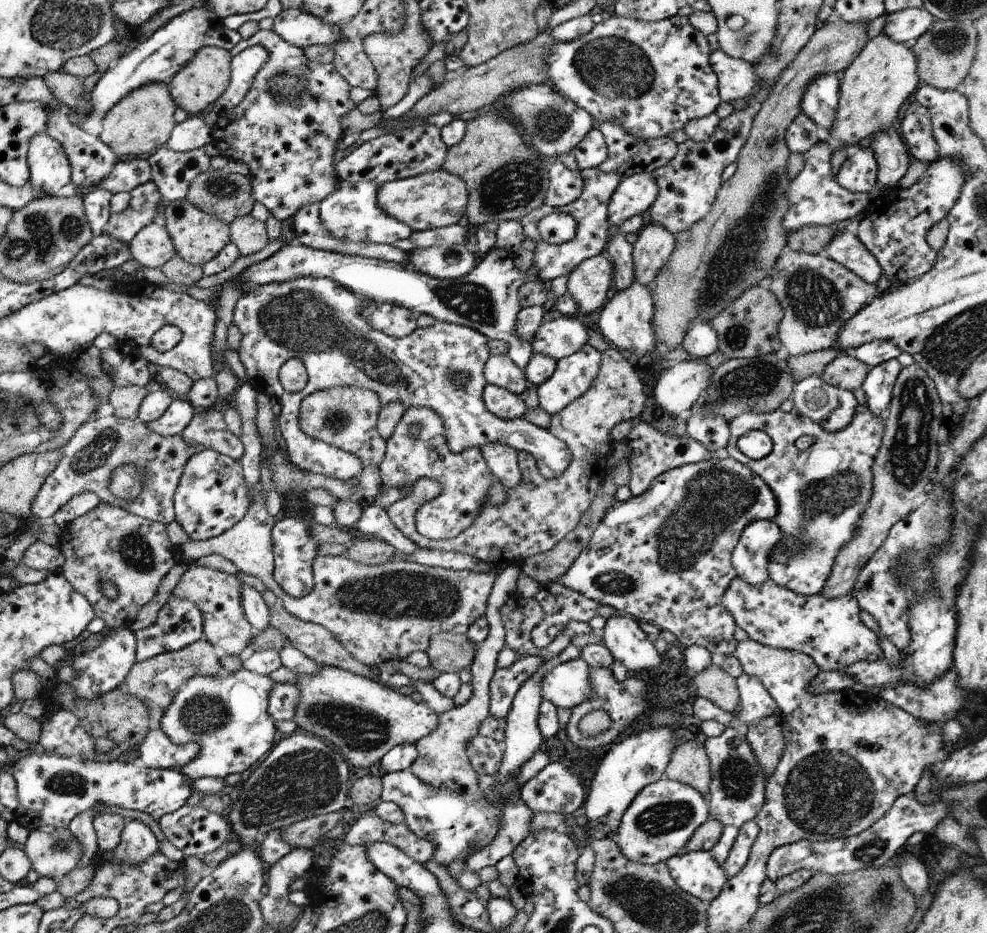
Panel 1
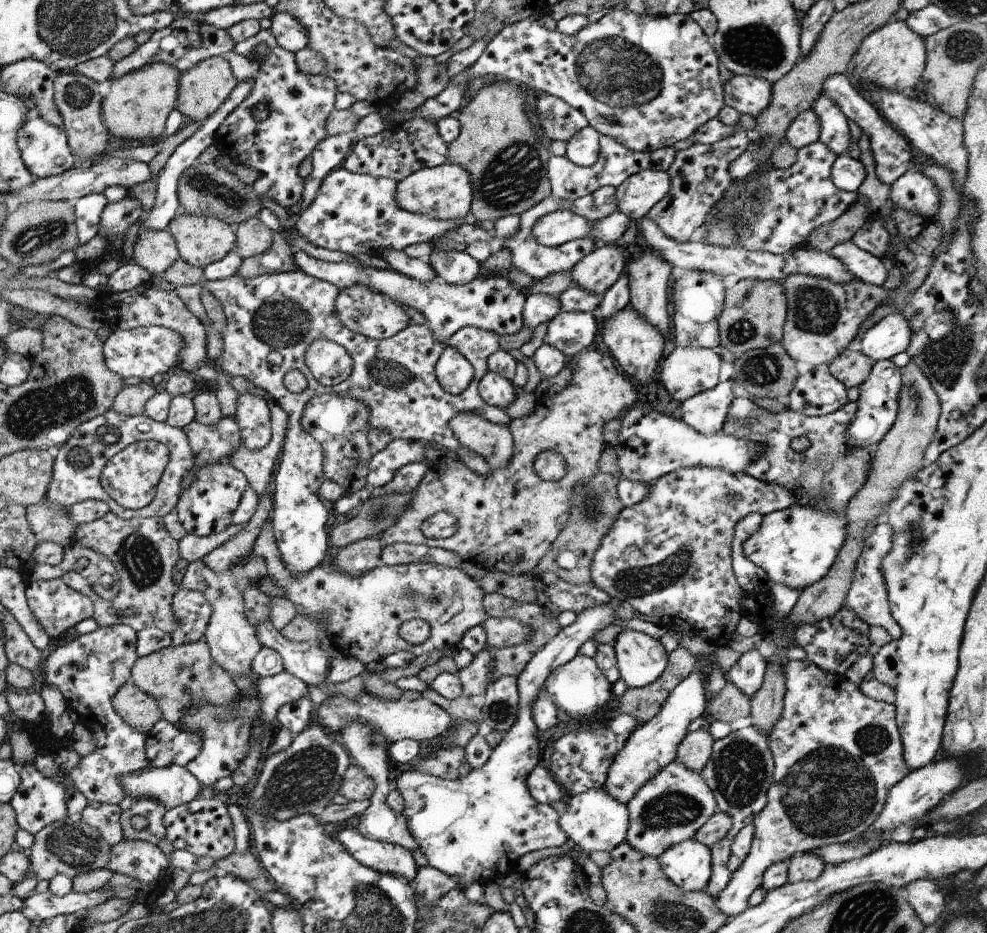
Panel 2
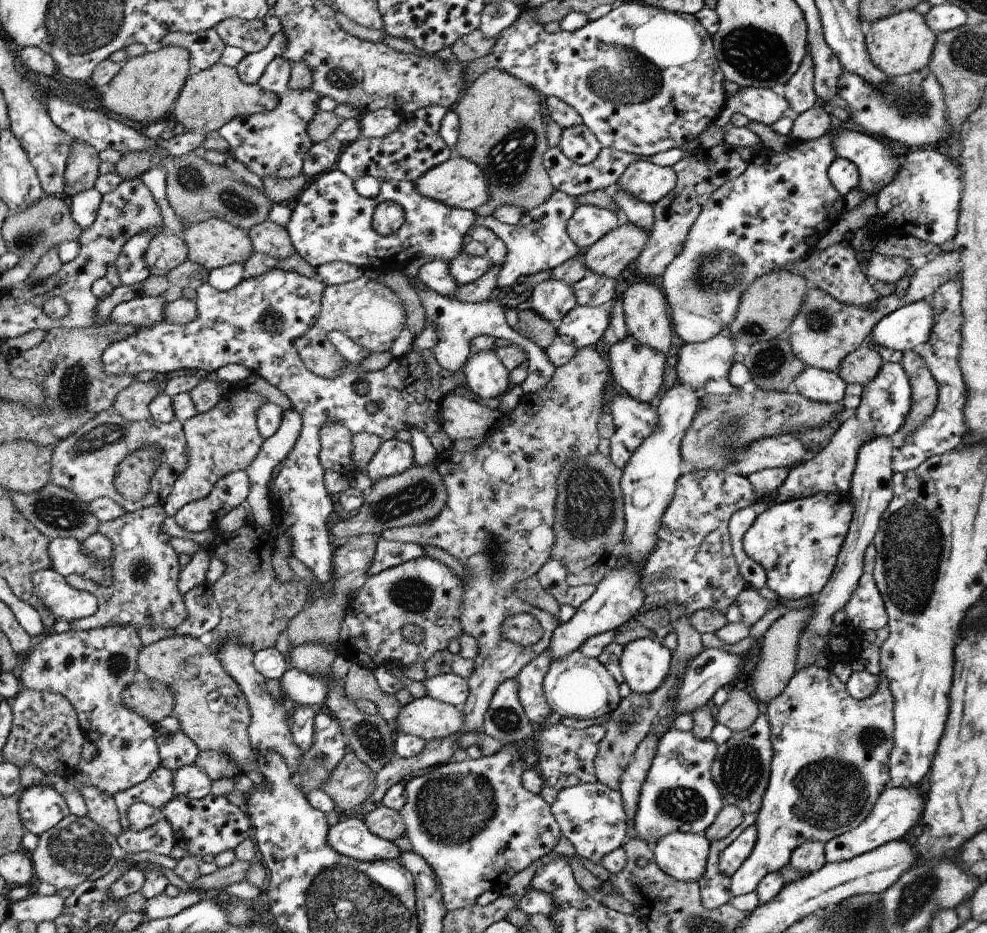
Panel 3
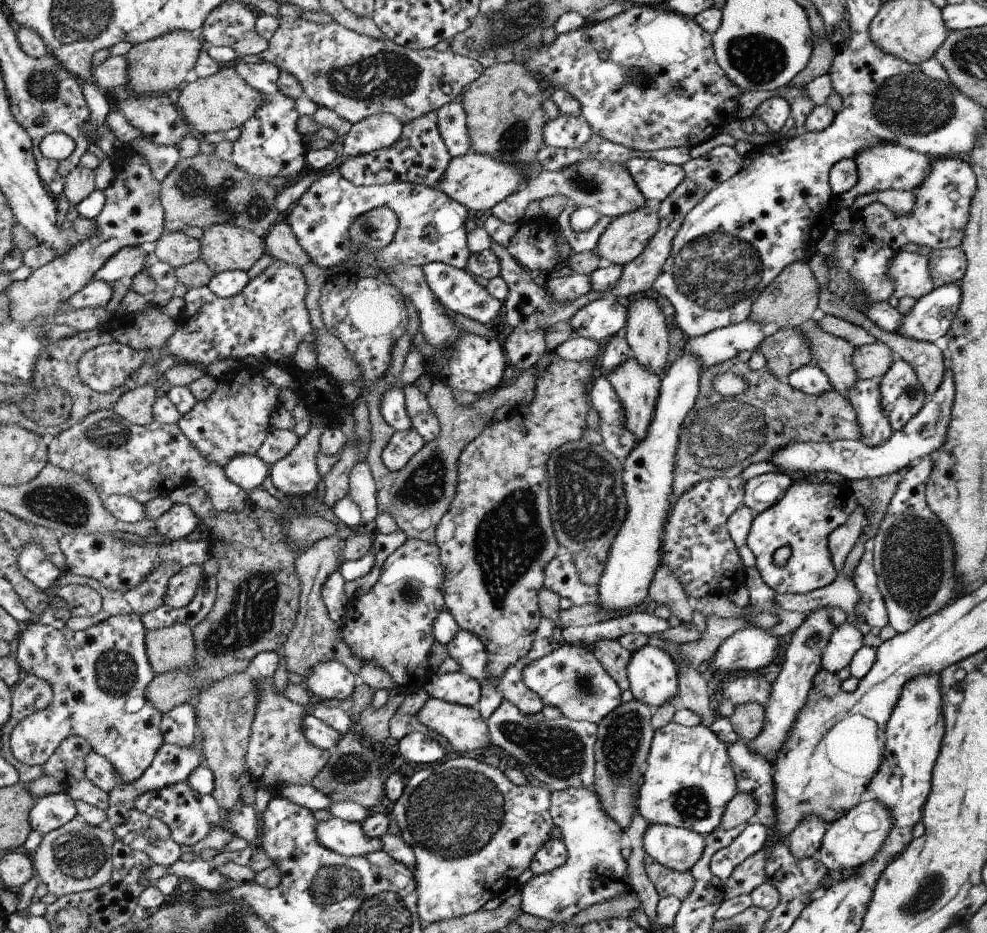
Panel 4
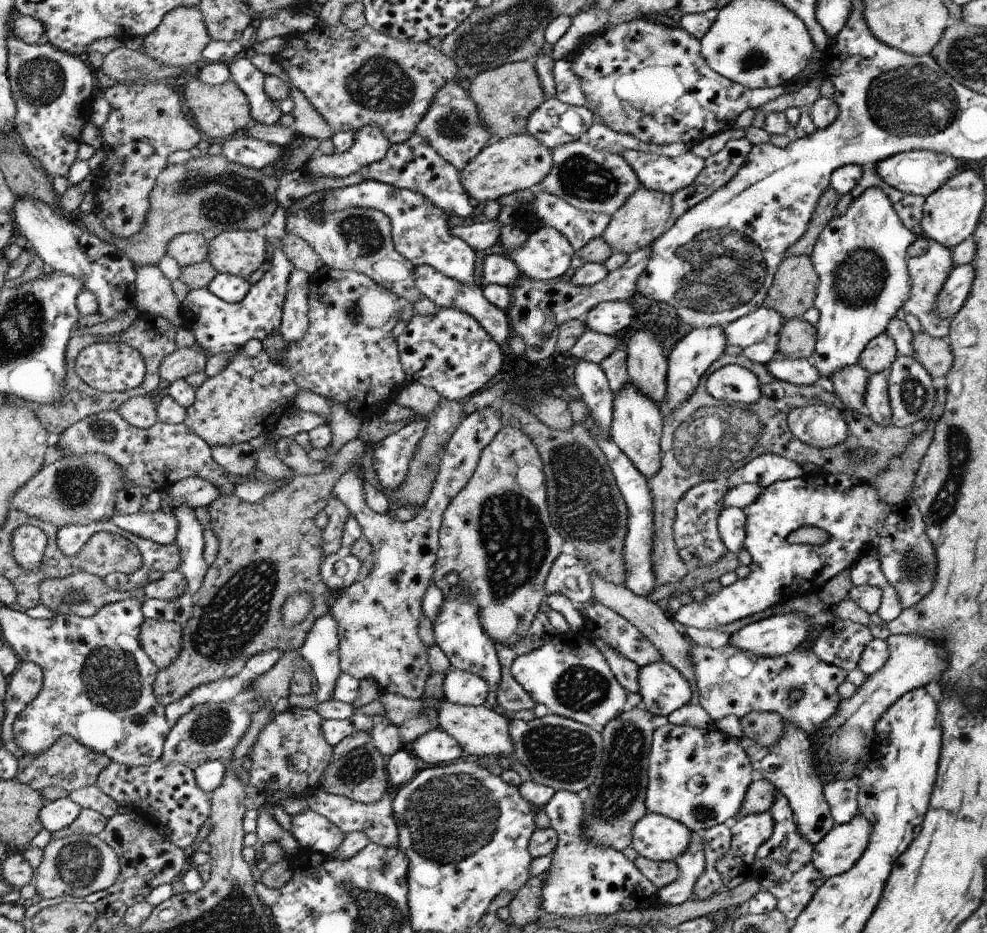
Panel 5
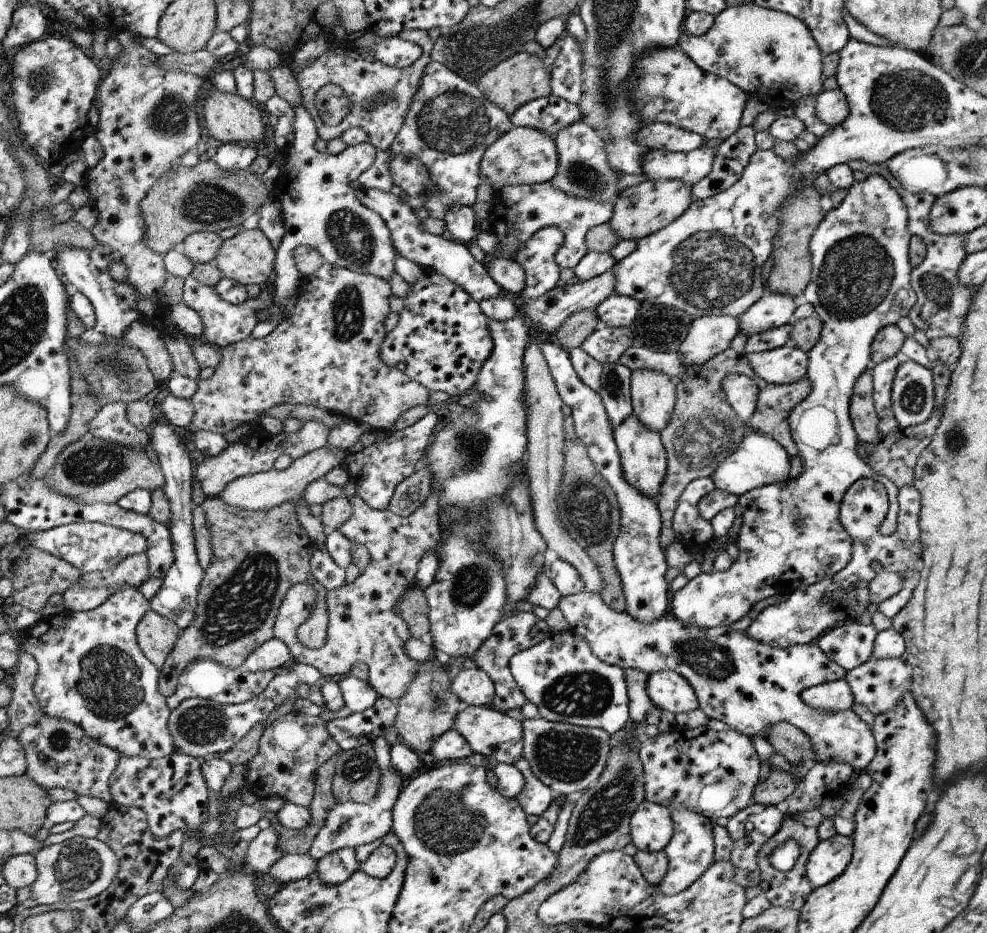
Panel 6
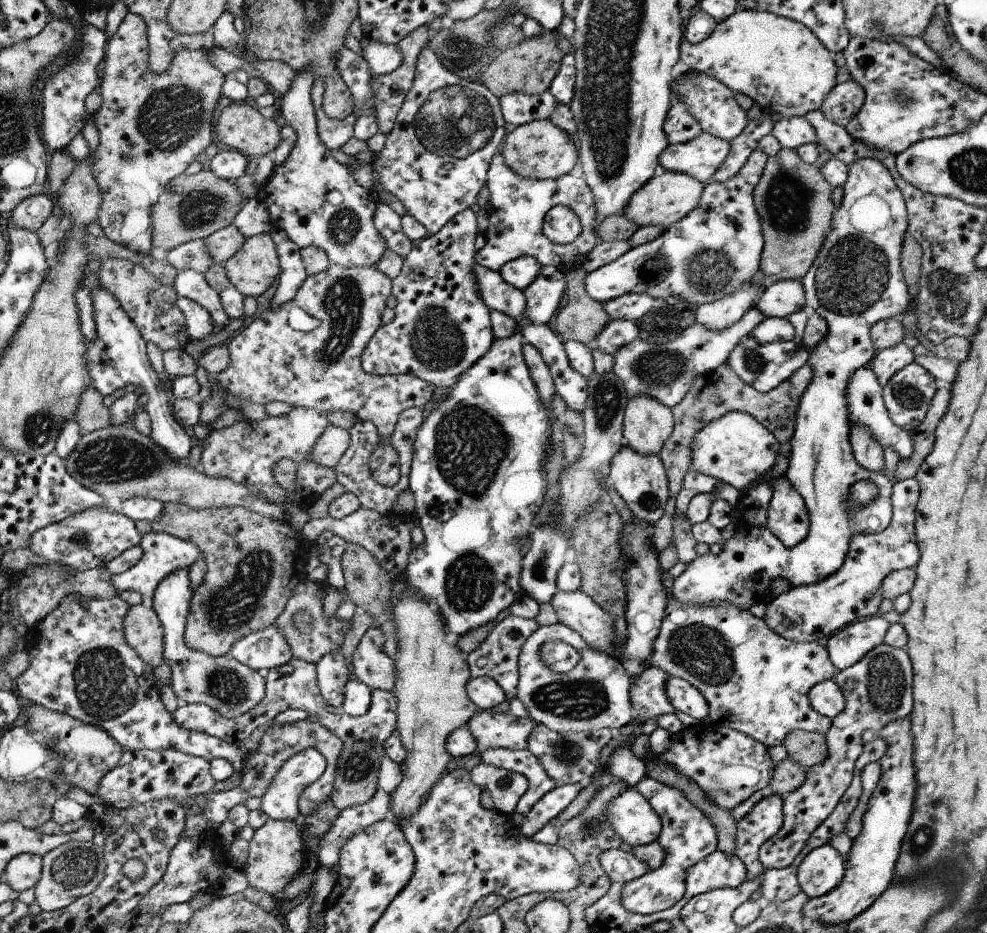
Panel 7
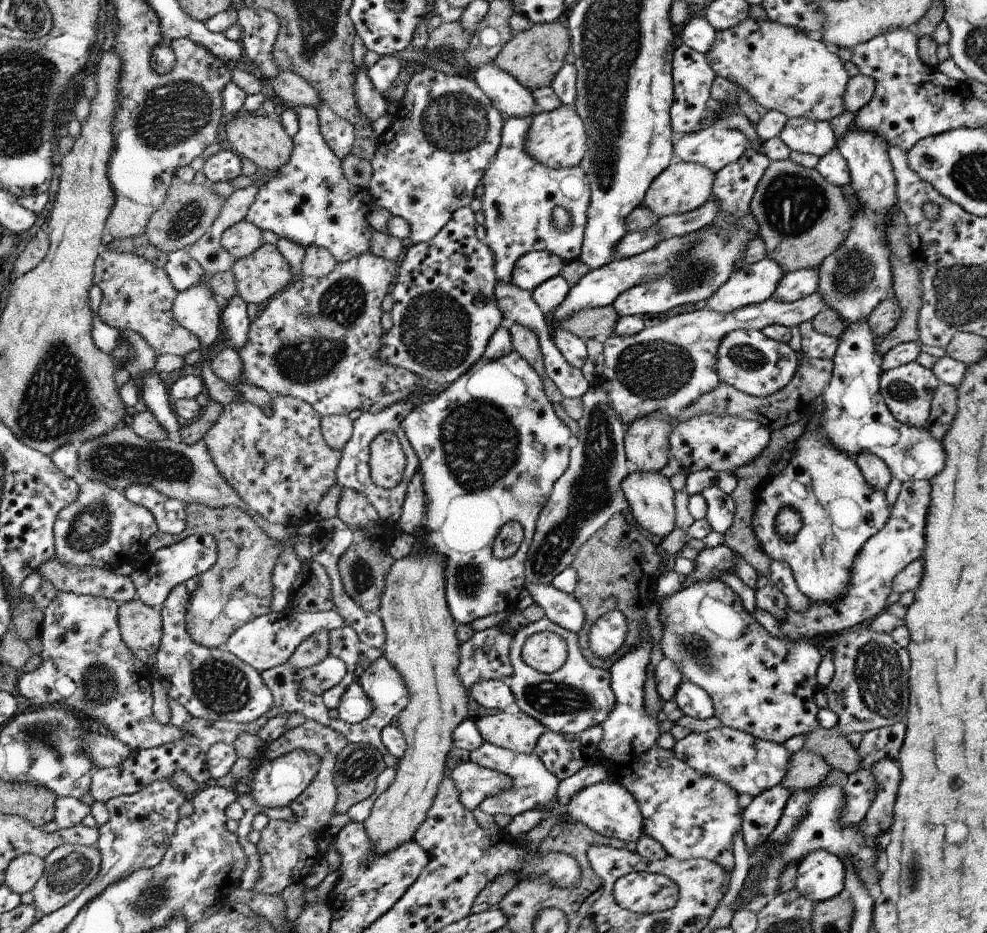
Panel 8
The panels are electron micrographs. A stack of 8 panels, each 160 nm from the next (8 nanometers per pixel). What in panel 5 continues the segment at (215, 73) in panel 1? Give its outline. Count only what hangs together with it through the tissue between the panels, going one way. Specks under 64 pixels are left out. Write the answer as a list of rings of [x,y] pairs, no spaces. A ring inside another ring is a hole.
[[[191,75],[186,79],[182,90],[186,107],[196,120],[197,127],[210,139],[223,139],[248,128],[252,120],[250,101],[235,80],[230,78],[226,83],[208,85],[200,82],[198,77]]]

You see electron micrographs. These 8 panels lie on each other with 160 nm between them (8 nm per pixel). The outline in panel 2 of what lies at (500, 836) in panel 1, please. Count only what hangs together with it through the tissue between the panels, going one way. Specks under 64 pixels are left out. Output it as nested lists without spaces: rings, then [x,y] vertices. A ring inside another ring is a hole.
[[[428,864],[426,867],[419,867],[418,875],[412,884],[425,905],[431,907],[443,897],[443,894],[453,888],[458,888],[458,880],[456,875],[449,875]]]

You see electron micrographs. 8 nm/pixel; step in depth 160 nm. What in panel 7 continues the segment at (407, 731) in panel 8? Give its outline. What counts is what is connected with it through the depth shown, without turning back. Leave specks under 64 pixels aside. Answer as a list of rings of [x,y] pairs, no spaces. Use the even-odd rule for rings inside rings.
[[[410,588],[392,608],[392,619],[398,628],[400,650],[393,657],[398,674],[395,678],[397,698],[396,734],[407,751],[401,785],[392,795],[389,818],[400,824],[418,812],[432,788],[443,778],[446,765],[452,759],[447,743],[452,733],[466,726],[476,712],[475,702],[468,696],[469,664],[446,642],[446,625],[436,604],[419,591]]]

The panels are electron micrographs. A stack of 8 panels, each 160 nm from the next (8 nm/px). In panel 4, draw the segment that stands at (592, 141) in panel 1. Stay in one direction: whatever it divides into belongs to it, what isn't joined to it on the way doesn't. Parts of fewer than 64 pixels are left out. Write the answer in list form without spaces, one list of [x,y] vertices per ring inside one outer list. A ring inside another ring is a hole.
[[[561,113],[552,120],[547,120],[543,128],[543,142],[547,146],[559,149],[579,149],[584,146],[590,139],[593,130],[590,128],[588,121],[582,116],[568,116]]]

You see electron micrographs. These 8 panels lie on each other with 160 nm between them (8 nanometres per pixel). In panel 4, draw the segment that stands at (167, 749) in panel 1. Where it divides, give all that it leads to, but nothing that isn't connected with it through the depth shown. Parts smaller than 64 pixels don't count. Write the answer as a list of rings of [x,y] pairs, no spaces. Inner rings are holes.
[[[184,703],[164,713],[161,728],[164,732],[164,744],[192,747],[198,730],[194,704]]]

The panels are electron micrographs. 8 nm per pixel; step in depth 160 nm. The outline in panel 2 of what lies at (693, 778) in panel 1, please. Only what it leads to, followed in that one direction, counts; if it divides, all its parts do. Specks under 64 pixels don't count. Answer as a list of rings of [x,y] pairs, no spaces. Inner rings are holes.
[[[708,729],[689,732],[678,745],[675,761],[701,774],[713,751],[714,741]]]

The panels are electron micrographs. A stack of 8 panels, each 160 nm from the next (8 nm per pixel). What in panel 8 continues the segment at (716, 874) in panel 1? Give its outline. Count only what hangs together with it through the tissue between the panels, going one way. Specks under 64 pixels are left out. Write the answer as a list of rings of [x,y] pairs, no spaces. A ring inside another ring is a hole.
[[[600,782],[588,785],[572,797],[564,807],[568,816],[584,823],[598,834],[620,839],[626,844],[636,842],[643,834],[644,819],[634,795],[620,783]]]

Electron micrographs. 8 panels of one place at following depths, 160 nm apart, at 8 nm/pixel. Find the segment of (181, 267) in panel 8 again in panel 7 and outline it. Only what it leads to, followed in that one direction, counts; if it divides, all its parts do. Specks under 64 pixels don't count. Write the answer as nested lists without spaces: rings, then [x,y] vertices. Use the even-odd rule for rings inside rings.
[[[190,269],[178,271],[174,289],[178,297],[189,298],[211,313],[215,326],[224,326],[230,321],[219,291],[207,283],[204,273]]]

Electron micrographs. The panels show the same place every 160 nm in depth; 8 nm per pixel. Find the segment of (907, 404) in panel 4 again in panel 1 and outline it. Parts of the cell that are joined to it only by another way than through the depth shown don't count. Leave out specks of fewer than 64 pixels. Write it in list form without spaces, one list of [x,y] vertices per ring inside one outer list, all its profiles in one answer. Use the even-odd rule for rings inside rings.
[[[890,359],[869,369],[861,386],[868,398],[868,410],[874,415],[885,415],[893,397],[893,390],[903,367],[897,359]],[[722,455],[716,458],[710,457],[697,463],[682,465],[655,478],[651,487],[640,496],[632,496],[624,502],[616,501],[598,523],[587,547],[574,559],[571,567],[556,580],[570,590],[595,600],[600,605],[607,604],[616,608],[618,614],[632,614],[632,616],[638,618],[638,621],[653,623],[660,630],[672,632],[679,645],[682,644],[684,649],[692,646],[692,644],[704,646],[708,649],[714,661],[718,662],[724,657],[734,655],[738,644],[734,637],[736,621],[723,605],[724,592],[727,591],[732,579],[737,576],[731,563],[731,554],[740,540],[741,531],[748,526],[748,523],[766,519],[772,521],[778,514],[779,509],[777,498],[770,487],[758,475],[750,472],[745,464],[738,462],[734,457]]]

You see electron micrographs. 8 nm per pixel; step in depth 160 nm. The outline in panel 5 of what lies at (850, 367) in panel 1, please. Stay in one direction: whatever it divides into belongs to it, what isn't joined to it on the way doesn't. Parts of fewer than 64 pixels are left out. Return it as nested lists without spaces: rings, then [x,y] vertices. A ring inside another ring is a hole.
[[[886,332],[873,338],[860,353],[858,364],[870,374],[889,370],[897,357],[895,340]]]

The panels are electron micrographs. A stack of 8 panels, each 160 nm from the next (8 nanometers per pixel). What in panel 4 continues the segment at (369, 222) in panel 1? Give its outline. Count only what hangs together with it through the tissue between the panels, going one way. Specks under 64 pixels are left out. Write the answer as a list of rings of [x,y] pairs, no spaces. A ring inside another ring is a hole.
[[[333,169],[320,175],[309,186],[290,212],[287,222],[311,261],[324,268],[343,267],[343,263],[351,259],[356,268],[396,264],[423,267],[441,262],[465,270],[471,255],[467,247],[467,218],[468,209],[440,189],[400,181],[385,185],[356,186],[346,180],[338,169]],[[381,206],[389,206],[399,218],[399,227],[393,241],[380,250],[365,244],[354,246],[348,233],[352,223],[360,215]]]

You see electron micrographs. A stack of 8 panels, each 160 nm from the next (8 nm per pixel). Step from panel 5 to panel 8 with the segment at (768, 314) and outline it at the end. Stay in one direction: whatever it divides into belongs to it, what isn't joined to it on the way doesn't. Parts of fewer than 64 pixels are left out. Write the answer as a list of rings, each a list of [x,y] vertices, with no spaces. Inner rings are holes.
[[[800,269],[786,273],[776,287],[778,300],[793,303],[817,292],[819,276],[816,269]]]

